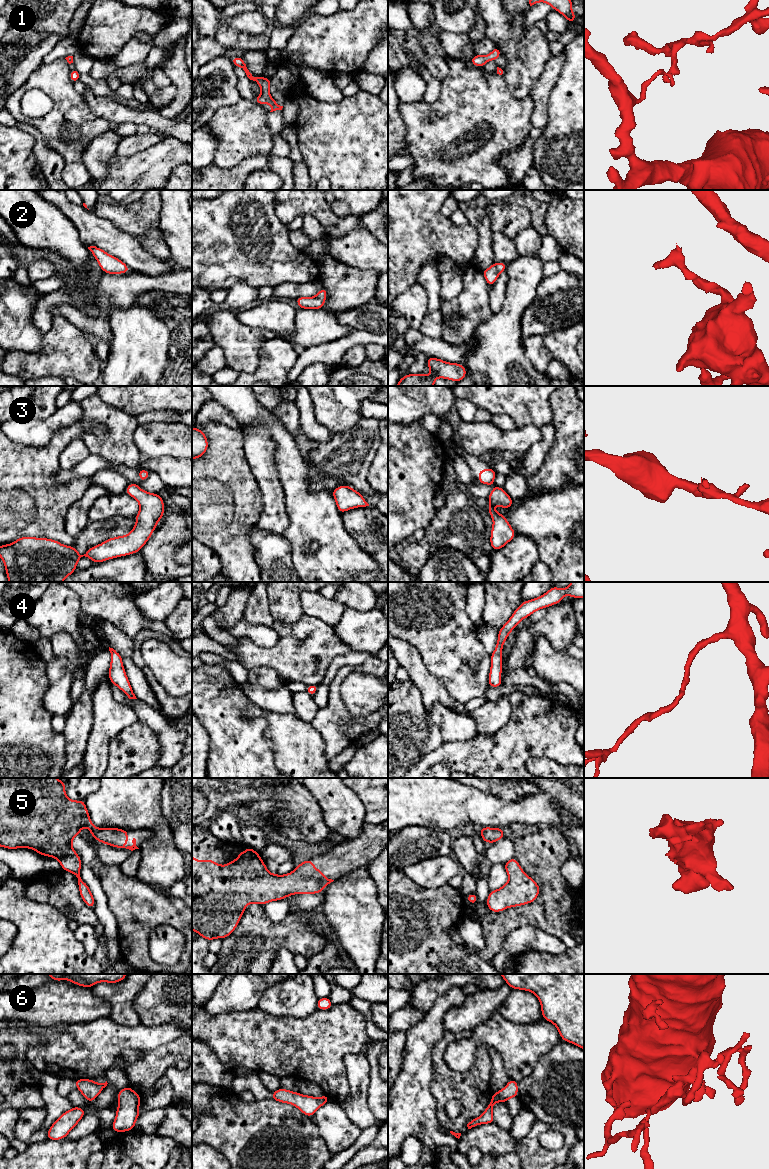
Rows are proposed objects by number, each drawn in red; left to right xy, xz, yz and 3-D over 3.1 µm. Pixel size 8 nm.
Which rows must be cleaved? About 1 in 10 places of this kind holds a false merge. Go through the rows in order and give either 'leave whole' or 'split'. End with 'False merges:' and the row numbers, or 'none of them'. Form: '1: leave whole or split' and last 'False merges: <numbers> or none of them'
1: leave whole
2: leave whole
3: leave whole
4: leave whole
5: leave whole
6: leave whole
False merges: none of them

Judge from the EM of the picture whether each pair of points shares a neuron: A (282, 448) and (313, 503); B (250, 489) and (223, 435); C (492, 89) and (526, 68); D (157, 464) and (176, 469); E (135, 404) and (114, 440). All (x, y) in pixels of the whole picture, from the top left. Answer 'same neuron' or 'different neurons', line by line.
A: same neuron
B: same neuron
C: different neurons
D: same neuron
E: different neurons

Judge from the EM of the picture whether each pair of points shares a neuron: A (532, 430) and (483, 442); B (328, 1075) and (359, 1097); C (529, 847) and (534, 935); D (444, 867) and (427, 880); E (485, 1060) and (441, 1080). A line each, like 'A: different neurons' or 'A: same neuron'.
A: same neuron
B: different neurons
C: different neurons
D: same neuron
E: same neuron

